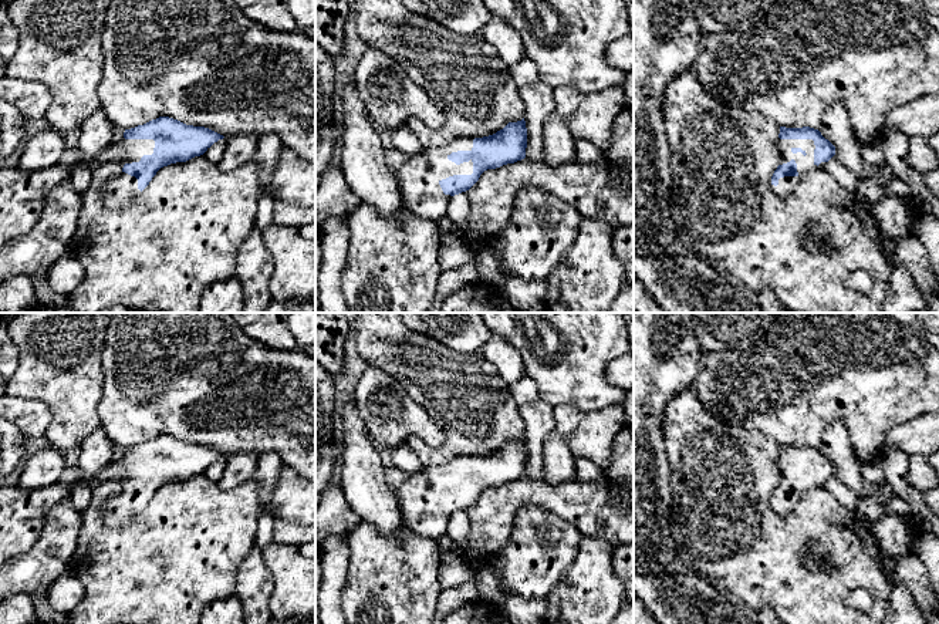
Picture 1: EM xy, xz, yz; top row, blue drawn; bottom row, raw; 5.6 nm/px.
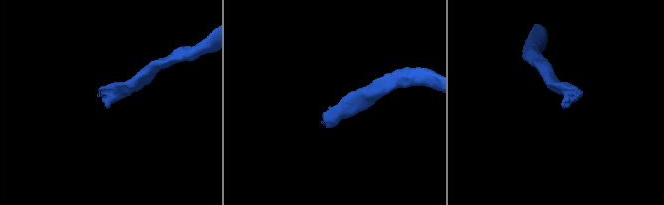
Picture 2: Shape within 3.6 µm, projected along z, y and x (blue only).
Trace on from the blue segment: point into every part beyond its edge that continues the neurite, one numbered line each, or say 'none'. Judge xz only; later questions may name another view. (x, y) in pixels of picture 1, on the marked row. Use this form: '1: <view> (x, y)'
1: xz (463, 76)

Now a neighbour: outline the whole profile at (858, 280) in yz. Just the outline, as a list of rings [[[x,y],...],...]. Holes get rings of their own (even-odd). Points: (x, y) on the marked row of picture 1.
[[[855,270],[845,277],[845,286],[855,291],[867,293],[872,287],[872,280],[867,271]]]

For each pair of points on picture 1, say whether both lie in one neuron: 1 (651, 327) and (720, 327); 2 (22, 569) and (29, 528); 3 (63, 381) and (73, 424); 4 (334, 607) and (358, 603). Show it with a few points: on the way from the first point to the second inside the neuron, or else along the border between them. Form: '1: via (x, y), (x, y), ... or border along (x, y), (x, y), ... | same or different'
1: border along (693, 327), (698, 346), (702, 350) | different
2: border along (44, 523), (37, 540), (14, 557) | different
3: via (73, 391), (73, 414) | same
4: border along (347, 573), (341, 593), (341, 609) | different

